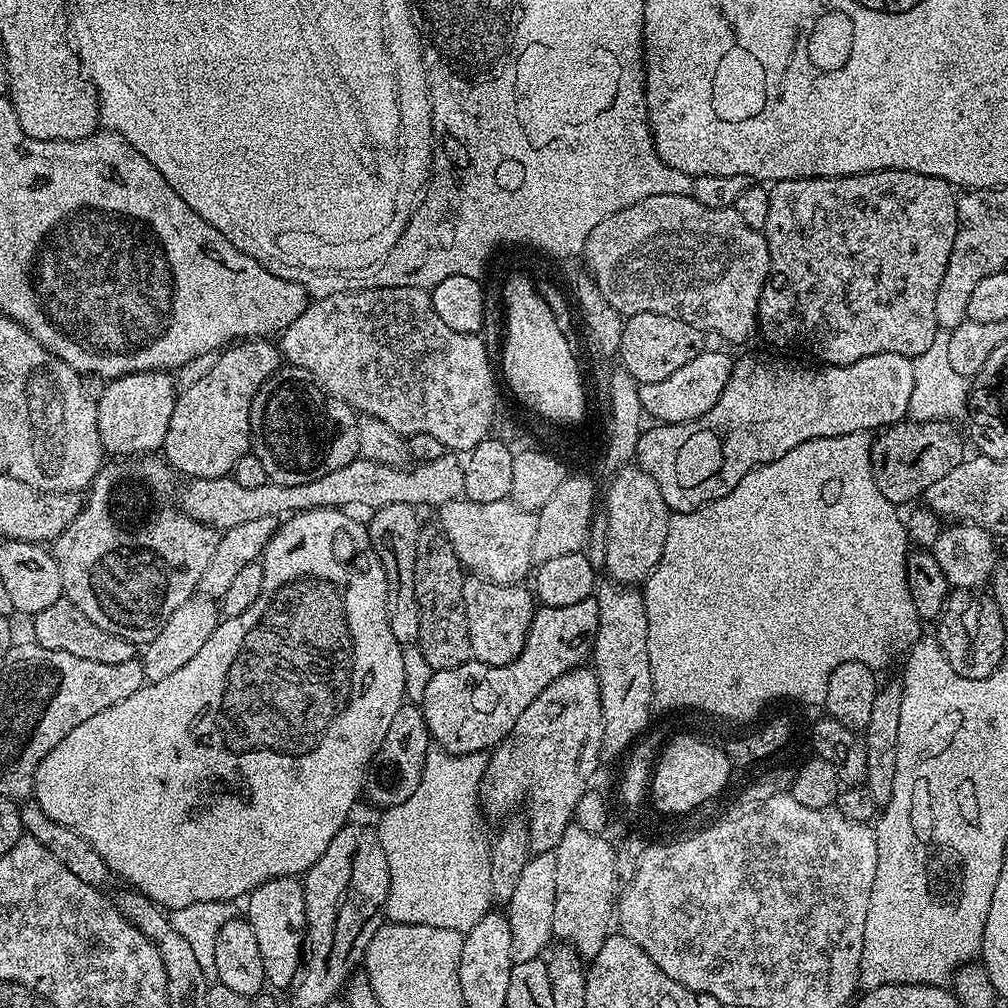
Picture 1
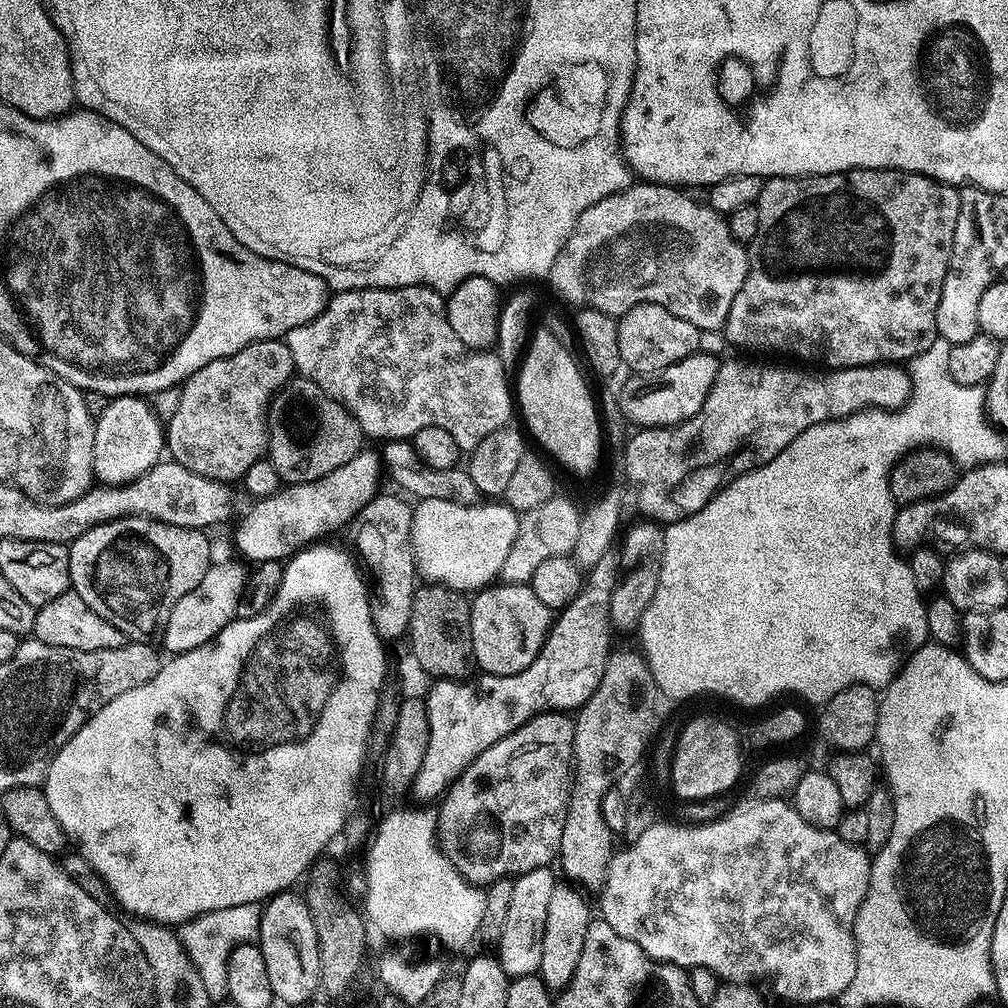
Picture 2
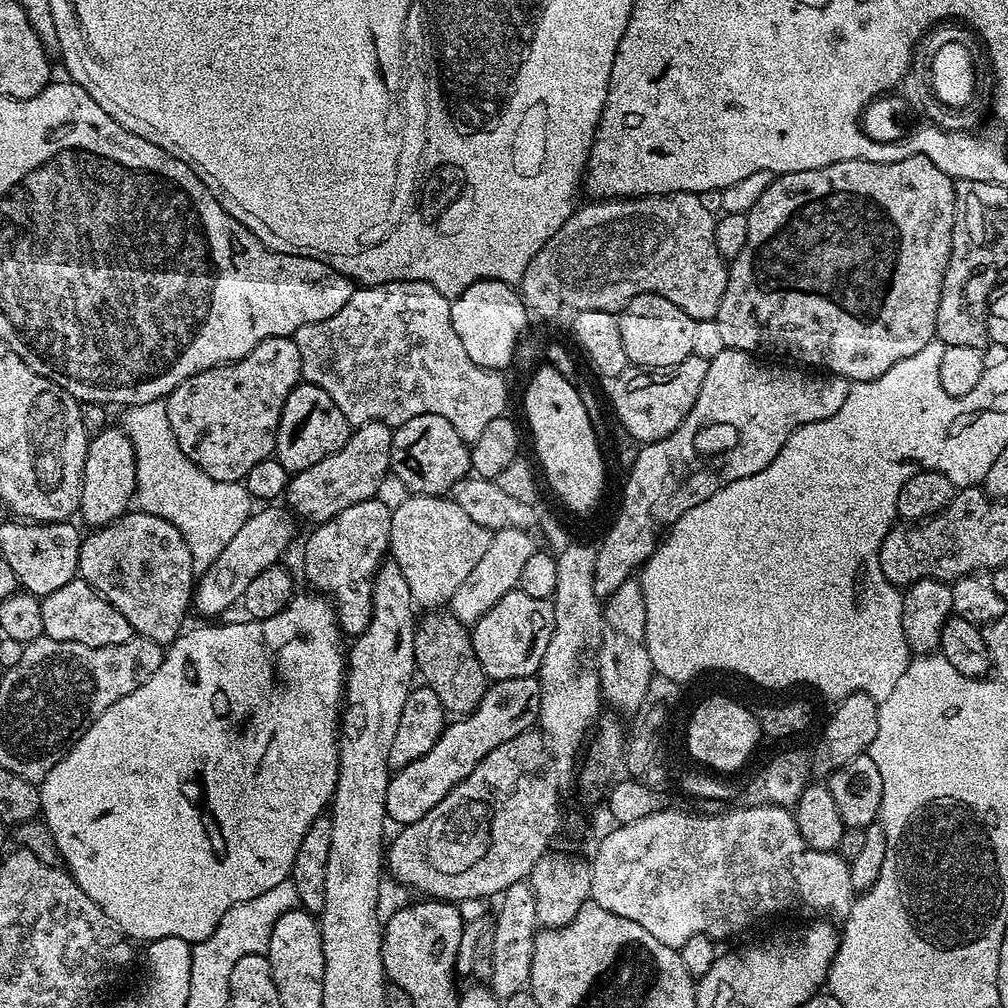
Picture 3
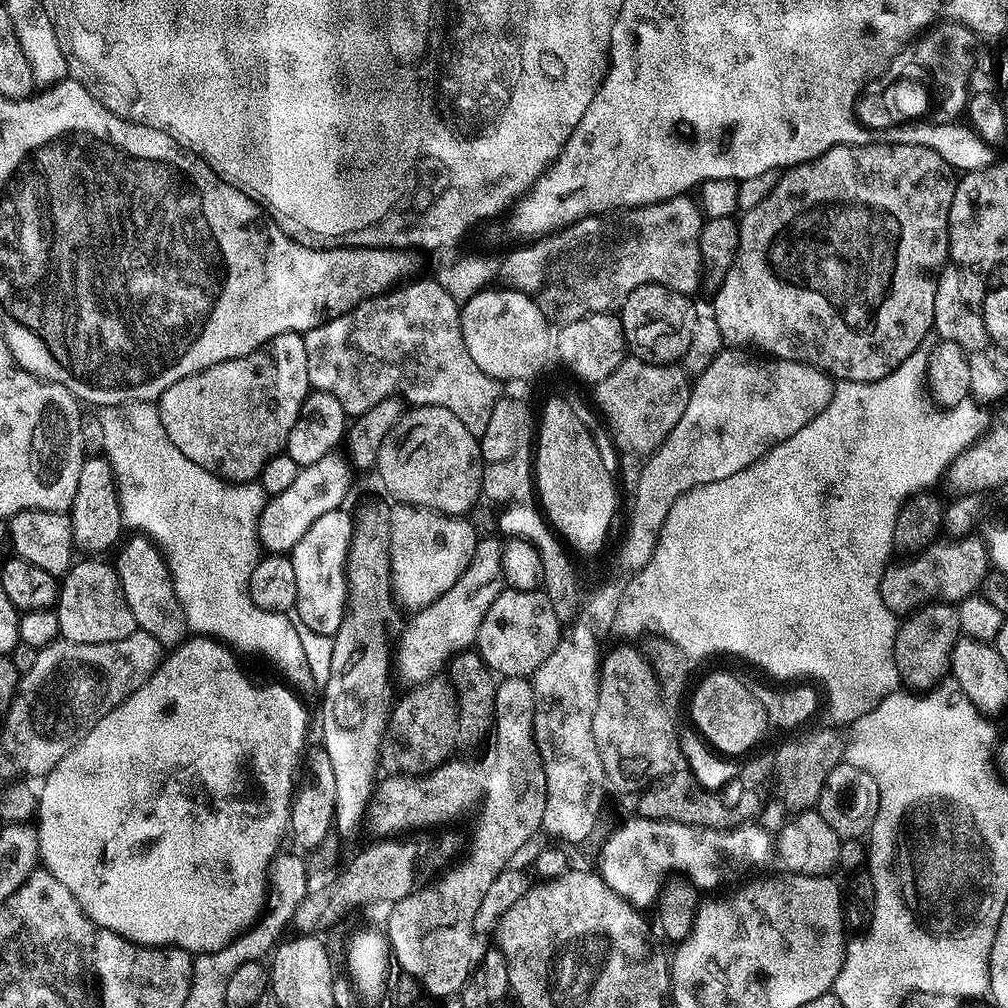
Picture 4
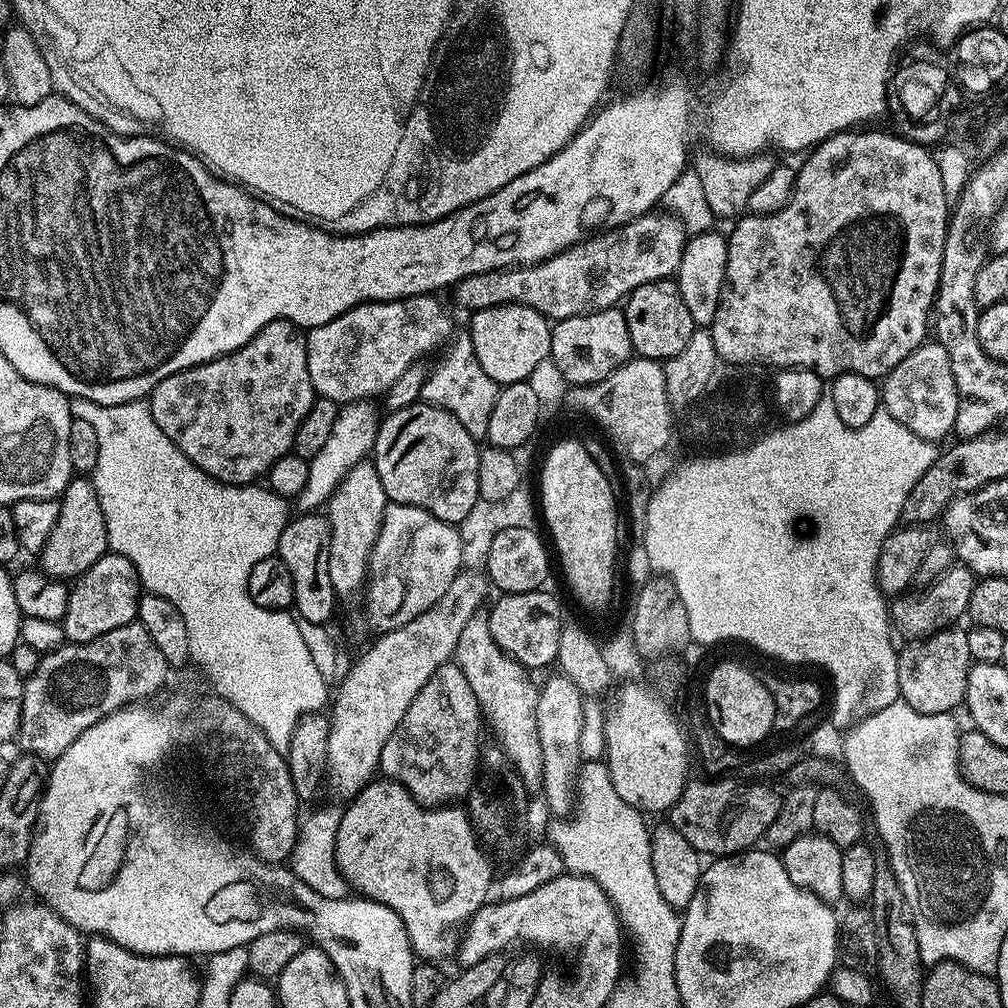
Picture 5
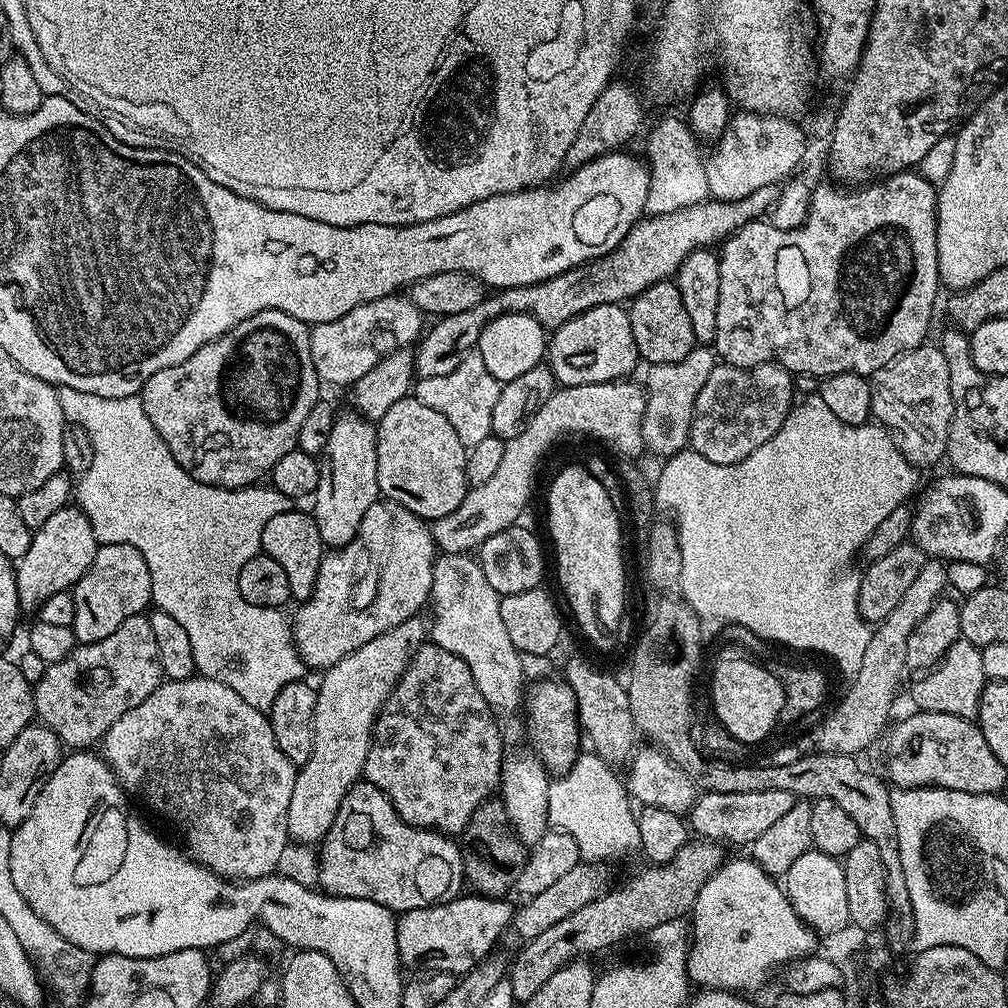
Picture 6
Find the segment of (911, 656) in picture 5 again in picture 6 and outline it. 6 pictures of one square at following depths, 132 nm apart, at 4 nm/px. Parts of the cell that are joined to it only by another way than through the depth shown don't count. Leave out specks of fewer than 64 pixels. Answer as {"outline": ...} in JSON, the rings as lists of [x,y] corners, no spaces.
{"outline":[[[959,639],[946,650],[934,667],[927,669],[912,684],[912,700],[922,712],[945,712],[963,720],[975,721],[980,714],[980,699],[985,686],[982,654],[969,640]]]}

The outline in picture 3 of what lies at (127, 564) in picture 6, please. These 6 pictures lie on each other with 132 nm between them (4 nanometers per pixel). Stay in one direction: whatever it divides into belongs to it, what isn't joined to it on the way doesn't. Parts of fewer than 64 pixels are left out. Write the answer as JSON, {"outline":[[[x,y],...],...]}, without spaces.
{"outline":[[[79,578],[58,586],[54,594],[40,600],[44,635],[51,640],[82,642],[82,646],[118,646],[134,635],[130,622],[105,596]]]}

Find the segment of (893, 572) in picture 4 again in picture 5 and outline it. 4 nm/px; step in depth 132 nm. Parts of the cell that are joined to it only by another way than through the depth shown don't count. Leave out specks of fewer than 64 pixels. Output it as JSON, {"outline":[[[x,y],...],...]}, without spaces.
{"outline":[[[953,566],[948,568],[940,576],[937,576],[931,583],[925,583],[923,586],[917,587],[915,590],[909,590],[899,593],[895,597],[896,600],[891,601],[890,615],[891,625],[897,633],[900,632],[905,637],[905,641],[923,640],[932,632],[937,632],[942,628],[953,627],[957,623],[956,620],[962,617],[968,611],[968,603],[970,602],[970,594],[974,594],[978,583],[978,577],[970,568],[963,566]]]}

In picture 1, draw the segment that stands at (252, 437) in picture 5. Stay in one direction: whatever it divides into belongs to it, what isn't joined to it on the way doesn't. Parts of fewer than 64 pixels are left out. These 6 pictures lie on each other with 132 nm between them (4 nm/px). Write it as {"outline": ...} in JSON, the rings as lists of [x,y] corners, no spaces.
{"outline":[[[249,338],[225,347],[211,371],[177,395],[164,439],[163,459],[184,478],[229,475],[234,462],[252,446],[250,410],[254,398],[261,386],[277,375],[280,364],[282,353],[268,338]]]}

